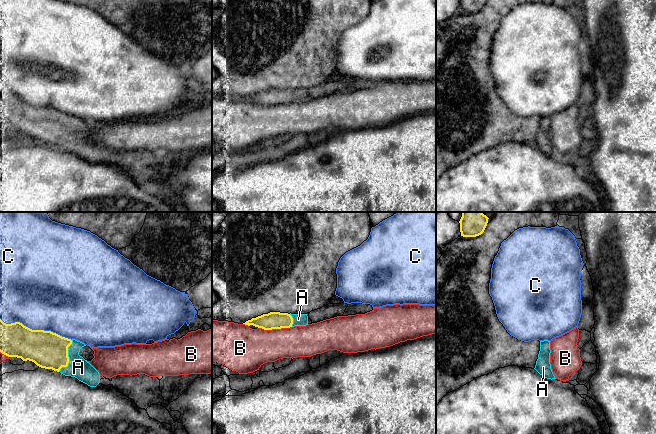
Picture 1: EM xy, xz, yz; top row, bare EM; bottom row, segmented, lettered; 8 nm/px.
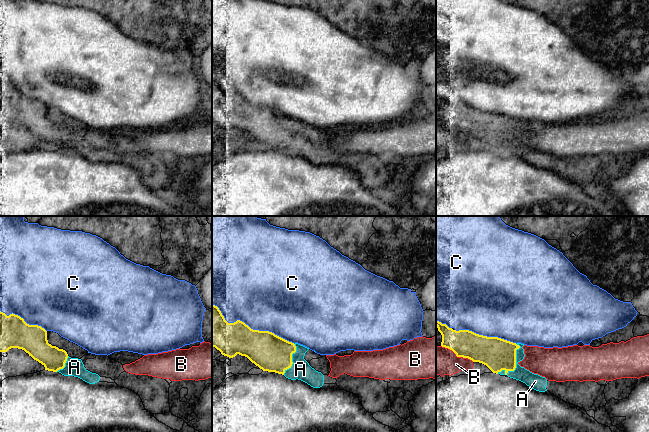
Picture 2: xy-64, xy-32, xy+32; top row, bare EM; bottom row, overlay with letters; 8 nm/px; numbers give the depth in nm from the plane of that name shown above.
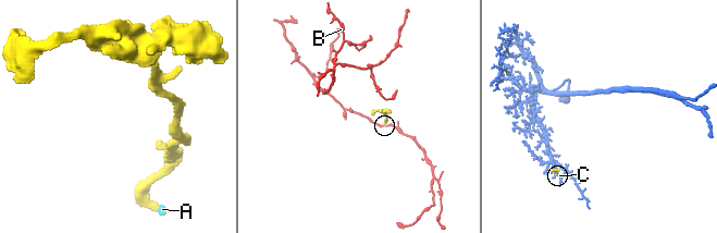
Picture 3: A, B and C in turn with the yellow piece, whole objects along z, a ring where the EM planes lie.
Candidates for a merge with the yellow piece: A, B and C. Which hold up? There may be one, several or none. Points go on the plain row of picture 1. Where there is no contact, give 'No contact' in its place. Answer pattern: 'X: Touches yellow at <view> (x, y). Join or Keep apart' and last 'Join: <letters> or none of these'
A: Touches yellow at xy (68, 133). Join
B: Touches yellow at xz (274, 104). Keep apart
C: Touches yellow at xy (36, 106). Keep apart
Join: A

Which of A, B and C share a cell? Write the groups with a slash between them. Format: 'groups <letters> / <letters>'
groups A / B / C

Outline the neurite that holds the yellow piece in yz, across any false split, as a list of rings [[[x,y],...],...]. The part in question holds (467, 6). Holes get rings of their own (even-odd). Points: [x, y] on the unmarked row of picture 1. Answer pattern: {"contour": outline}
{"contour": [[[460,0],[460,8],[463,13],[476,13],[481,11],[487,0]]]}

